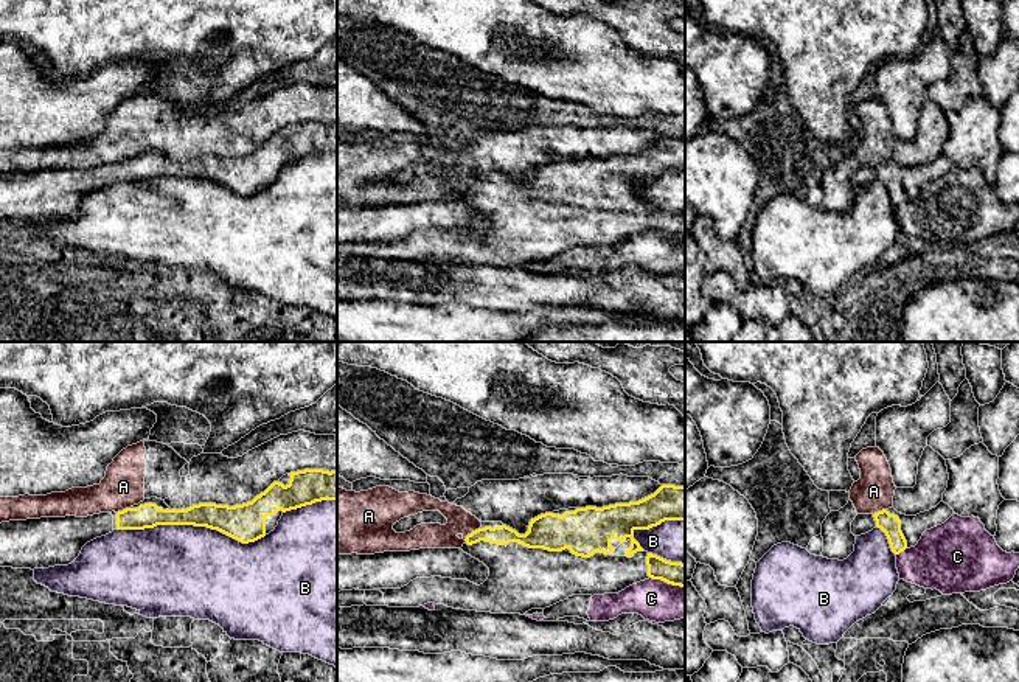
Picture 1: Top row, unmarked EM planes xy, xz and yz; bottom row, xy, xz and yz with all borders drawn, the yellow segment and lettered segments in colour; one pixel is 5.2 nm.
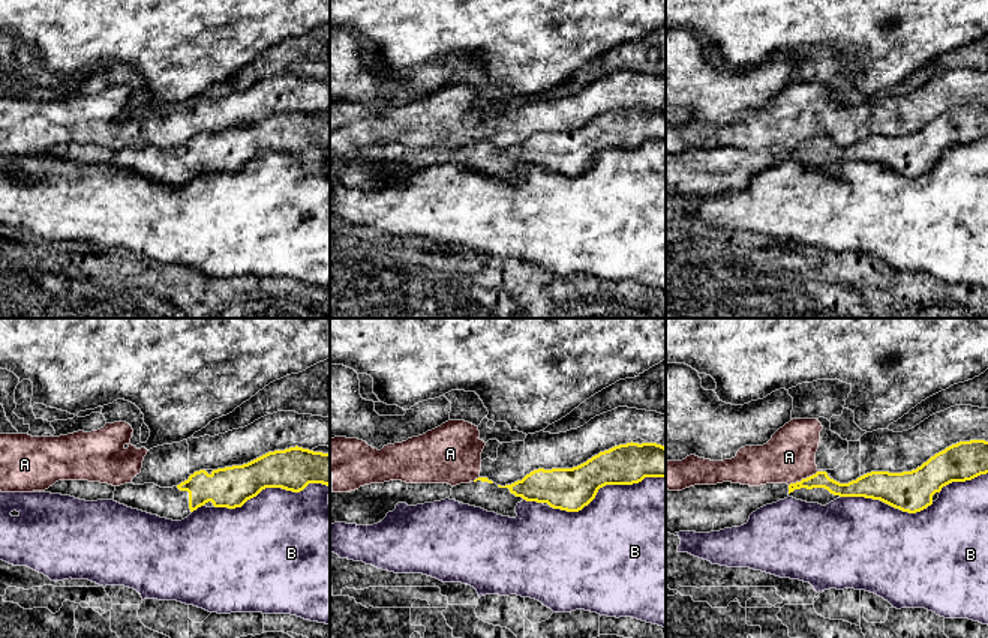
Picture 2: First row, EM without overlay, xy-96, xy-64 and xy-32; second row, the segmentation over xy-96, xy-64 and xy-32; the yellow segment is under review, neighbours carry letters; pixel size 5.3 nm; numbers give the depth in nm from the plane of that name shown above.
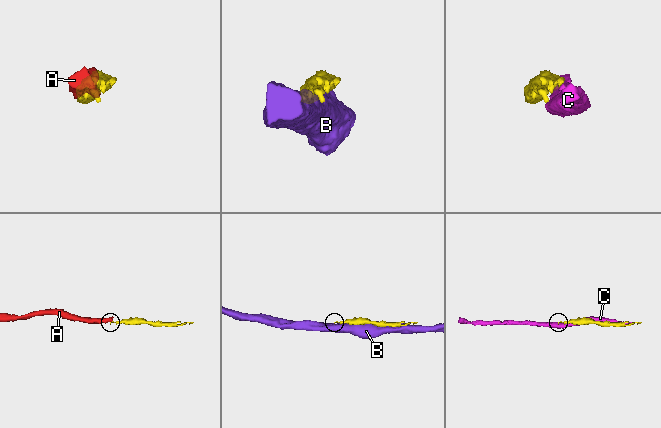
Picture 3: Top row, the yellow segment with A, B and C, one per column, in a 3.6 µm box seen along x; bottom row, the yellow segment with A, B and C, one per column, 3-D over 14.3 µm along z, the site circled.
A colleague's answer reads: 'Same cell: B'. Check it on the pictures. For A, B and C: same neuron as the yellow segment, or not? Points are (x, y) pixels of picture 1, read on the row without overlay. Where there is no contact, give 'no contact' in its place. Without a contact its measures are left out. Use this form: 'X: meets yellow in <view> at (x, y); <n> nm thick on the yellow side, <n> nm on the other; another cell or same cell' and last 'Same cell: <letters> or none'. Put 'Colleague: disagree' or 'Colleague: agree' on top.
Colleague: disagree
A: meets yellow in xz at (471, 185); 100 nm thick on the yellow side, 130 nm on the other; another cell
B: meets yellow in xy at (191, 176); 180 nm thick on the yellow side, 480 nm on the other; another cell
C: meets yellow in yz at (901, 202); 110 nm thick on the yellow side, 340 nm on the other; another cell
Same cell: none

